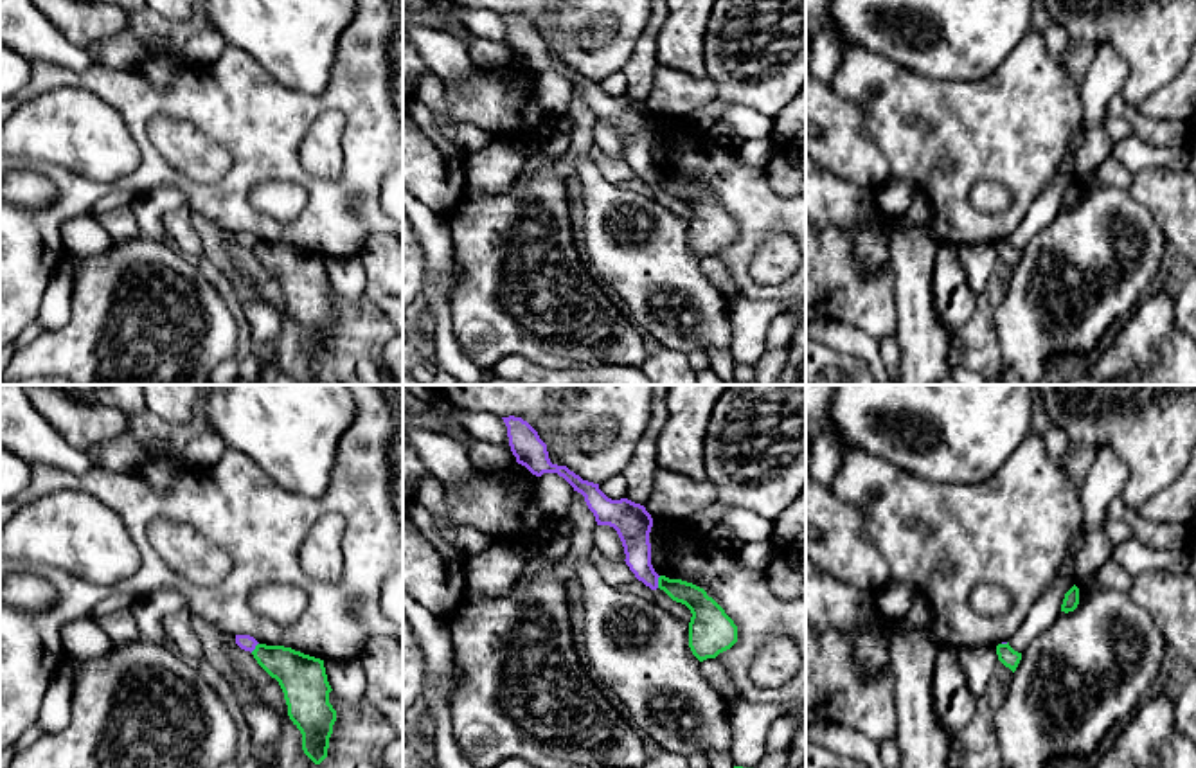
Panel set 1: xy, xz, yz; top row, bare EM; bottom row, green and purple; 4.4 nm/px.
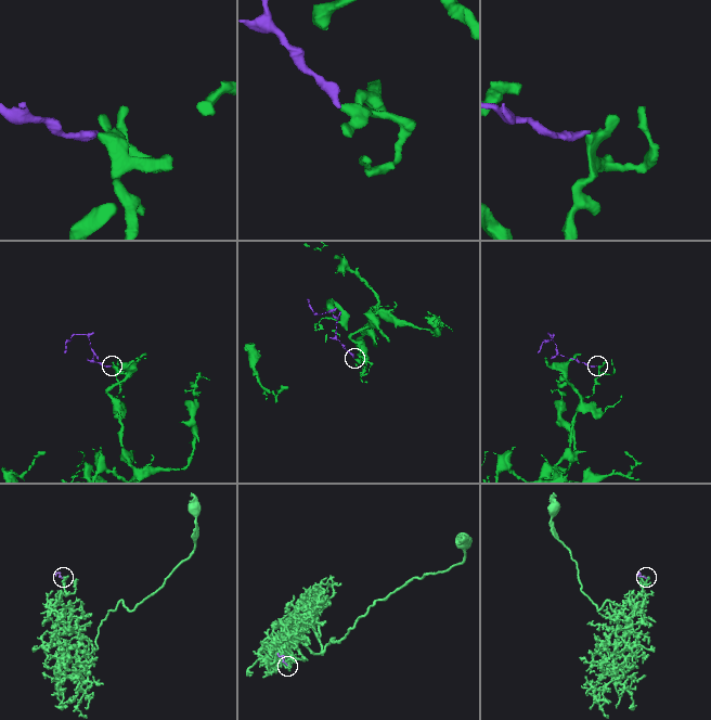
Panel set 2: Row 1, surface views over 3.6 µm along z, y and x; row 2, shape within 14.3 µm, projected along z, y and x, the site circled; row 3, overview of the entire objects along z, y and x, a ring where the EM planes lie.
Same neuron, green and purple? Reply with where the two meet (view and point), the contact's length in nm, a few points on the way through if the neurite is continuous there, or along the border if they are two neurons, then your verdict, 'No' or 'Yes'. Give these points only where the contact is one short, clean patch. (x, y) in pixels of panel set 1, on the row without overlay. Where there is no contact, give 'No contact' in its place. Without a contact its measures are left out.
Touches green at xz (659, 178). Shared border 60 nm. Boundary: xz (660, 173), (657, 184). No

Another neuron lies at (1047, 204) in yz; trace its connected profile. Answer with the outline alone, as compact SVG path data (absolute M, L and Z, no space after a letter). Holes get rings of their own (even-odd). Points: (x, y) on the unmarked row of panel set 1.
M1079 122L1072 131L1067 153L1050 185L1047 185L1032 201L1025 219L1009 237L1009 243L1022 250L1031 237L1041 232L1059 212L1065 191L1077 180L1076 156L1084 140L1084 126Z

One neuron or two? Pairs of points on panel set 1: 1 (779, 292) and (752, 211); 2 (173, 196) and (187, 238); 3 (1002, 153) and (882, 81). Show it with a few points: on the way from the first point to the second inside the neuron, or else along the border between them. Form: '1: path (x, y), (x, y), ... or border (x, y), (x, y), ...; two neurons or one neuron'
1: path (754, 288), (741, 276), (741, 250), (749, 236); one neuron
2: border (184, 204), (173, 205), (164, 213), (164, 236); two neurons
3: path (972, 132), (932, 132), (912, 112); one neuron

